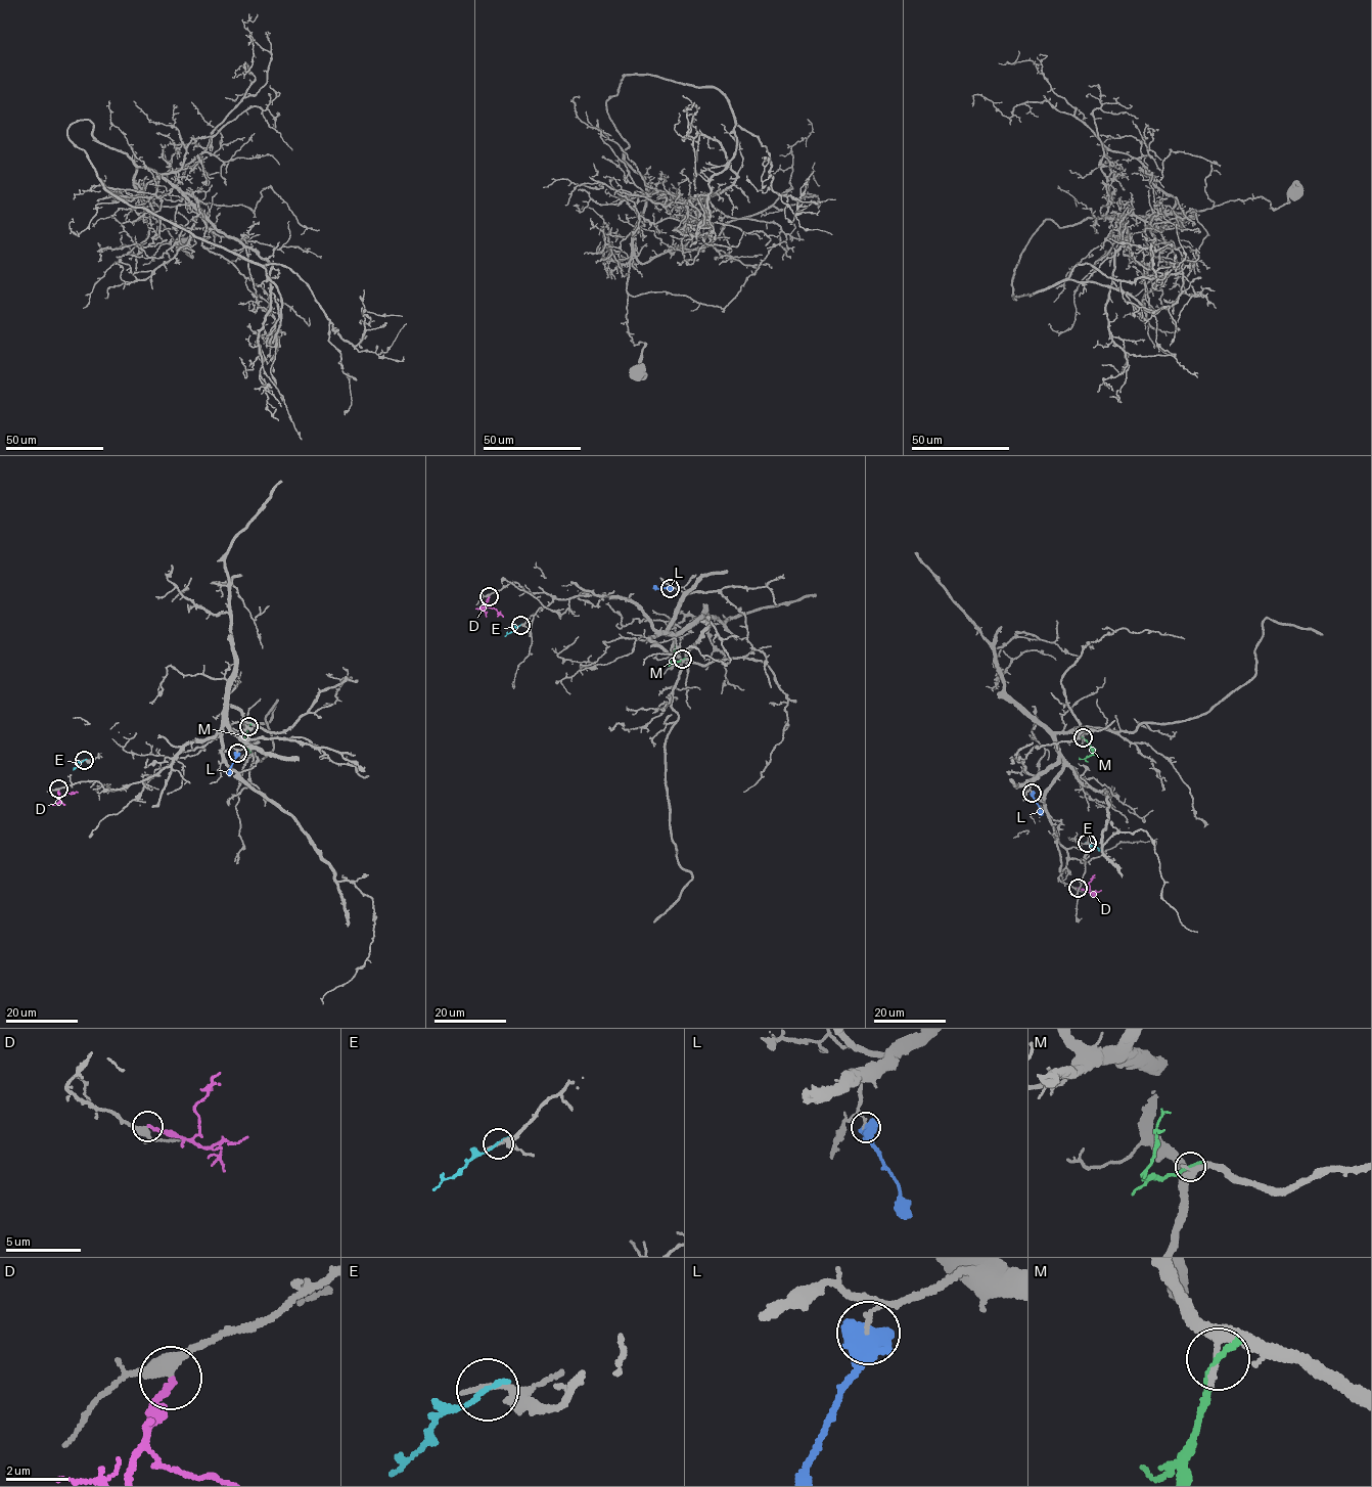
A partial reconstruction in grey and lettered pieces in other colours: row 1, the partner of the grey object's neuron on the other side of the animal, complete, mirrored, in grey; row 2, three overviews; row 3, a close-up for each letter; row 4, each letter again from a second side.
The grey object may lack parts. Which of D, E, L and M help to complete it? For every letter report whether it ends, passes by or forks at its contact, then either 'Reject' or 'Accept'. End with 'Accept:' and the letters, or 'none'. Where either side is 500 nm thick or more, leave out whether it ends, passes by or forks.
D: It ends there. Reject
E: It ends there. Reject
L: Reject
M: It ends there. Reject
Accept: none

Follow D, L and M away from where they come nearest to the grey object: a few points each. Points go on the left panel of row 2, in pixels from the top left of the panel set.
D: (58, 789), (60, 797), (78, 792)
L: (236, 754), (229, 776)
M: (248, 726), (244, 744), (247, 747), (249, 745)

